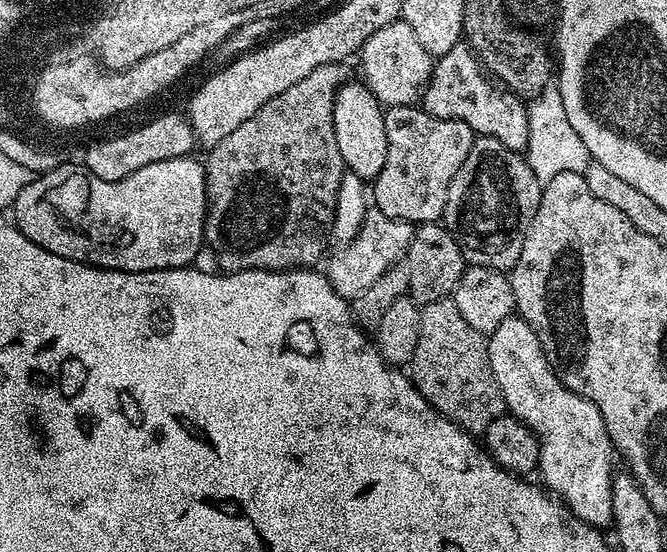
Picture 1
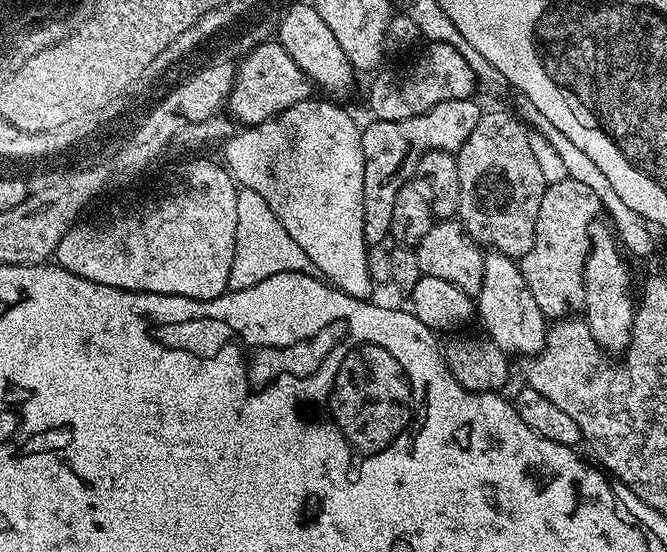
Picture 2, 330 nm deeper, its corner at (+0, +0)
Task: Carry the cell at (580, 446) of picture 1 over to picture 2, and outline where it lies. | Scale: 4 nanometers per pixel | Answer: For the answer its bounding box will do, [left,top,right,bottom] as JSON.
[474,251,549,358]

